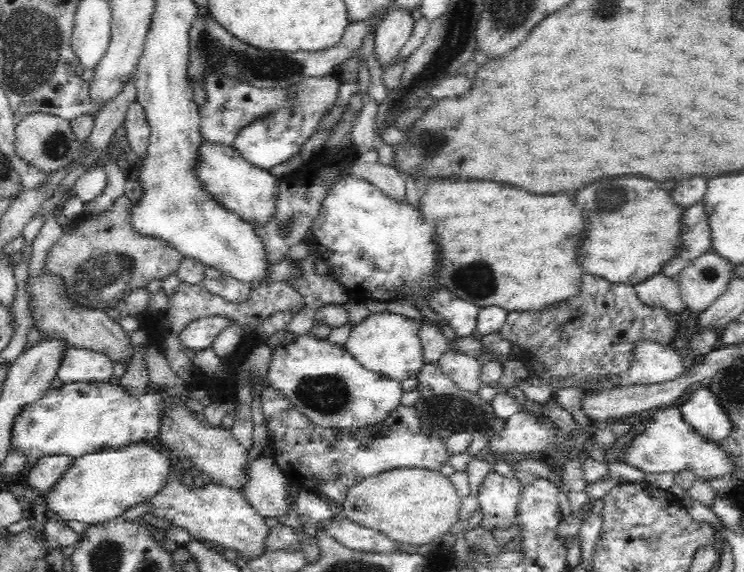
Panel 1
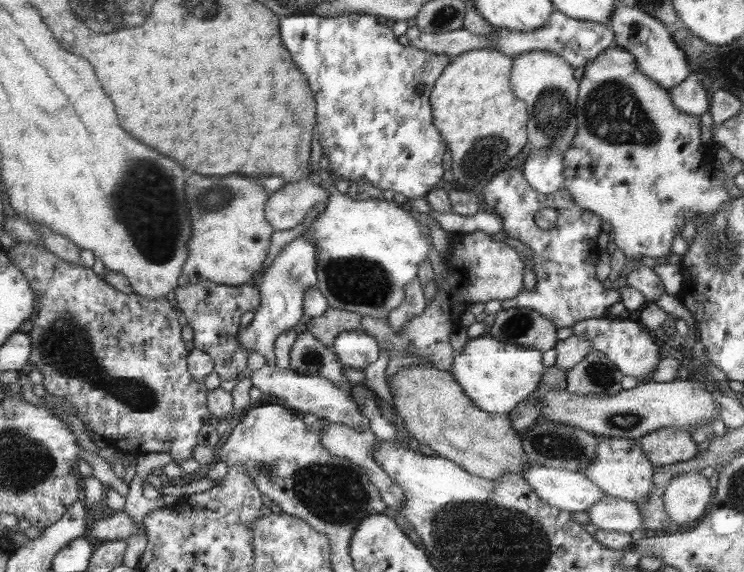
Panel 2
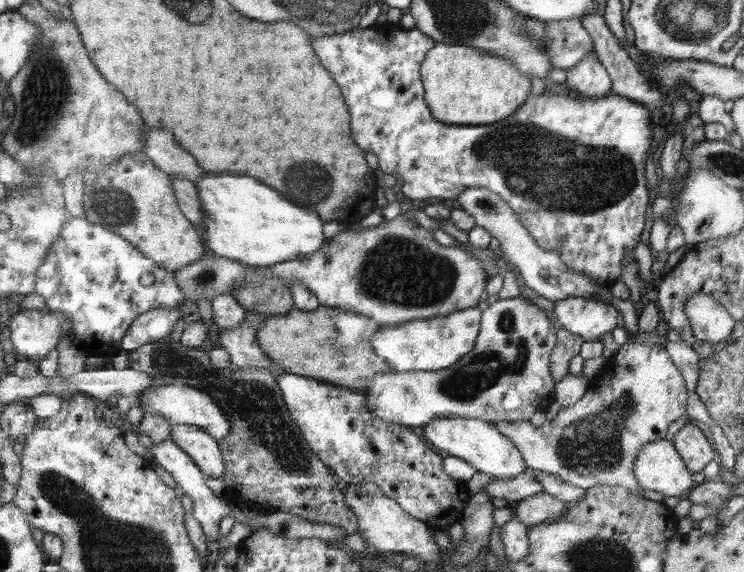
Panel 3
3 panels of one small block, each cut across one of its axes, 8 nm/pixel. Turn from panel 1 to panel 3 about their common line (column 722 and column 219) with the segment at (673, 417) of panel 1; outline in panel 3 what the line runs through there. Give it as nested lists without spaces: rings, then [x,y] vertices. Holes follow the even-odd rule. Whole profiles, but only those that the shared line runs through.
[[[173,425],[170,428],[170,438],[185,454],[190,455],[195,466],[198,466],[206,478],[222,477],[226,462],[213,436],[198,426]]]

